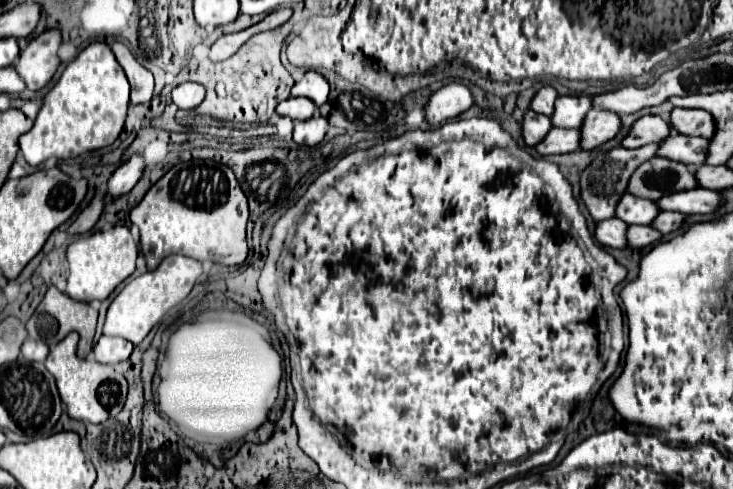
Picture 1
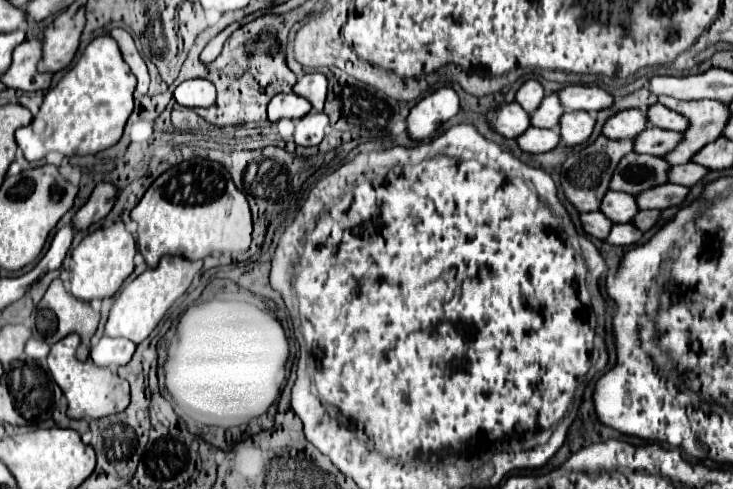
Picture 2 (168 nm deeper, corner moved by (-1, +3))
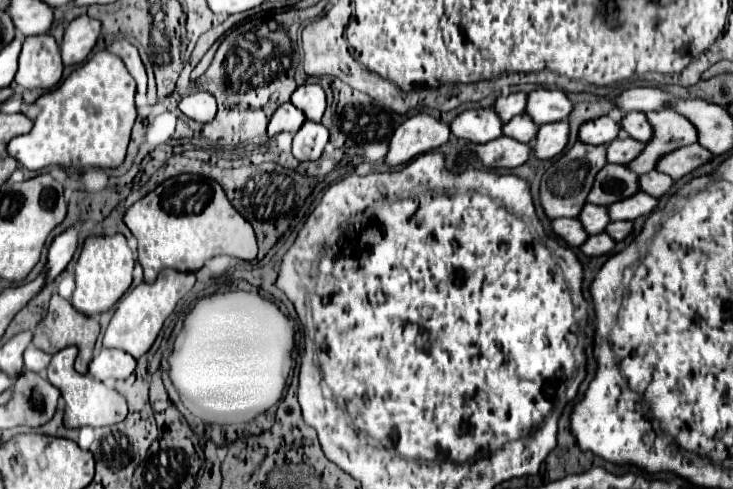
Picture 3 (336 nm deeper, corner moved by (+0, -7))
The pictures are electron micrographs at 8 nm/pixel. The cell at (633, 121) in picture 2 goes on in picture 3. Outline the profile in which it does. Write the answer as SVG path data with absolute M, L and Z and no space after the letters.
M599 117L581 125L579 141L589 145L607 145L619 137L619 131L621 125L617 121L613 121L611 117Z

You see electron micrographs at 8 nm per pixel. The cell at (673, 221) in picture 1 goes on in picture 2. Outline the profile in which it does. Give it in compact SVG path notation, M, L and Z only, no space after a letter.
M638 211L632 219L632 223L640 229L640 231L648 231L656 221L658 221L660 211Z

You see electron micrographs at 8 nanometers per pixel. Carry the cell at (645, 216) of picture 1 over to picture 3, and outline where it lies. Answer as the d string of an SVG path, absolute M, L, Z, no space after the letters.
M587 203L579 215L579 221L583 223L585 231L589 235L597 235L597 233L603 233L607 229L607 225L611 223L609 219L609 211L607 207L597 207L593 203Z

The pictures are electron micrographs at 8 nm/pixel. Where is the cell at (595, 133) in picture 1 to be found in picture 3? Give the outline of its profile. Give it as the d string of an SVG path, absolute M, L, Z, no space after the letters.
M567 121L541 125L537 139L533 143L533 157L551 159L567 147L567 141L569 141L569 123Z

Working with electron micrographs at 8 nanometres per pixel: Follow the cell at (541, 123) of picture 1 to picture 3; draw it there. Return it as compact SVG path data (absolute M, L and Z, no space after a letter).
M469 109L451 123L451 133L471 143L489 143L501 137L501 117L493 109Z

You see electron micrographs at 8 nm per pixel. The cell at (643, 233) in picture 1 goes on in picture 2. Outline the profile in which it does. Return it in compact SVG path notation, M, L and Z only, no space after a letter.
M632 223L612 225L610 235L606 237L606 243L610 245L634 245L642 237L642 231L638 231Z

